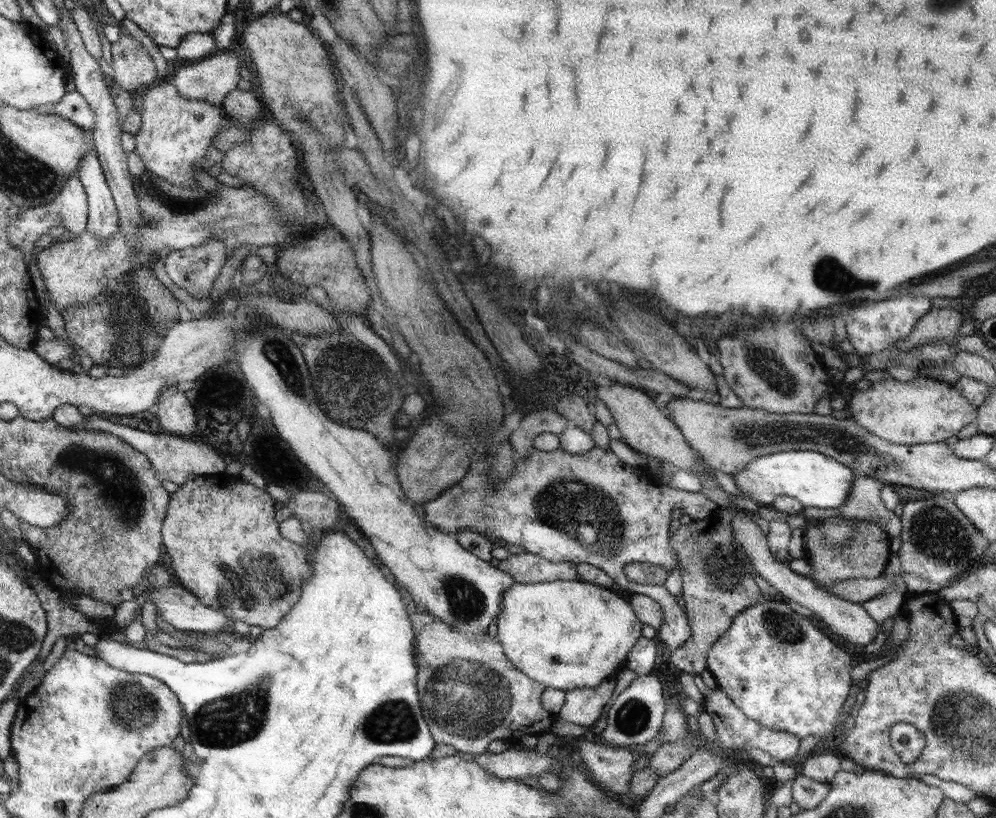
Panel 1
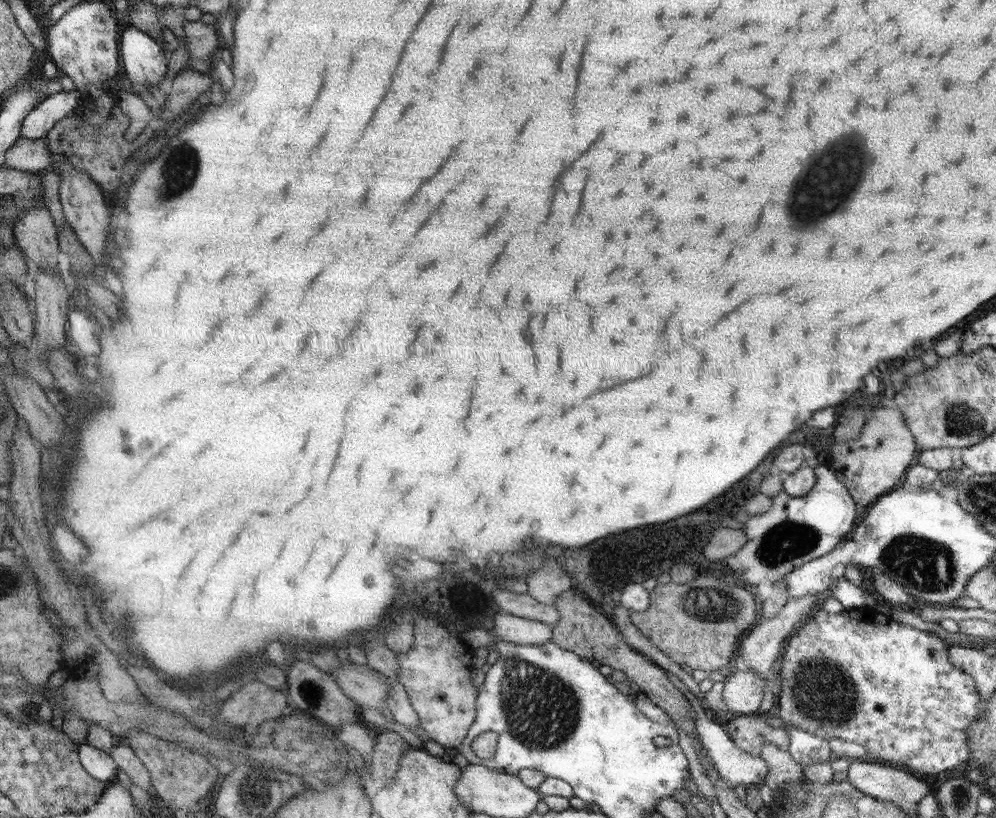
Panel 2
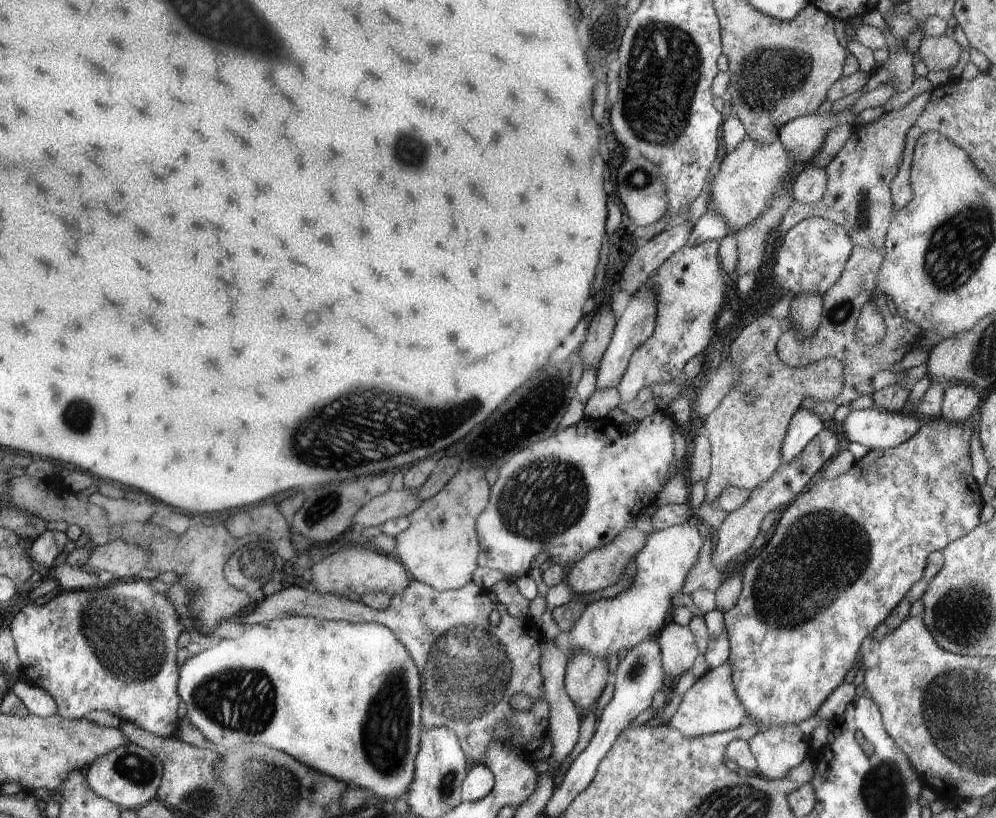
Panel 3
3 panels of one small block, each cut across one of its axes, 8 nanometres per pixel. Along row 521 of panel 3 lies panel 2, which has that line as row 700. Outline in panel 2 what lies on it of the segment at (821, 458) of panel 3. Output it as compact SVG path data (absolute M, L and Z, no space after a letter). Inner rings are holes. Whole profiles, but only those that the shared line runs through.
M757 670L733 672L723 688L723 702L737 716L759 716L759 706L769 682Z

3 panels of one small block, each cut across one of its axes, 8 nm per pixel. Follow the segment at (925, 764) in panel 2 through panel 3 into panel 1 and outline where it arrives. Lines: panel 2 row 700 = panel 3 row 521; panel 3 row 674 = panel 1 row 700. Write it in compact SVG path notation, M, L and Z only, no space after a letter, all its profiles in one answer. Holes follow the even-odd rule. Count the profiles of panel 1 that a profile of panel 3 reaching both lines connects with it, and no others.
M757 602L735 614L731 626L707 652L707 672L713 674L717 690L725 692L731 702L751 720L779 732L789 732L799 740L803 736L829 736L837 726L839 710L851 688L851 668L855 660L819 632L805 616L793 612L785 602Z

